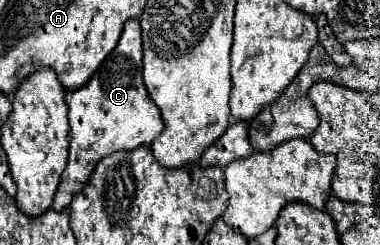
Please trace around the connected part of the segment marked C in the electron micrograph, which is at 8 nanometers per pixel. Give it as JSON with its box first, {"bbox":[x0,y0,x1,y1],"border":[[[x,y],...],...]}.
{"bbox":[53,19,163,211],"border":[[[129,19],[117,47],[101,63],[95,75],[81,89],[65,95],[65,103],[69,107],[71,147],[69,163],[61,175],[61,185],[53,201],[55,211],[69,207],[73,195],[83,191],[83,185],[87,185],[89,175],[103,157],[115,151],[133,151],[141,145],[149,147],[163,131],[161,113],[147,95],[141,69],[141,27],[139,19]]]}

